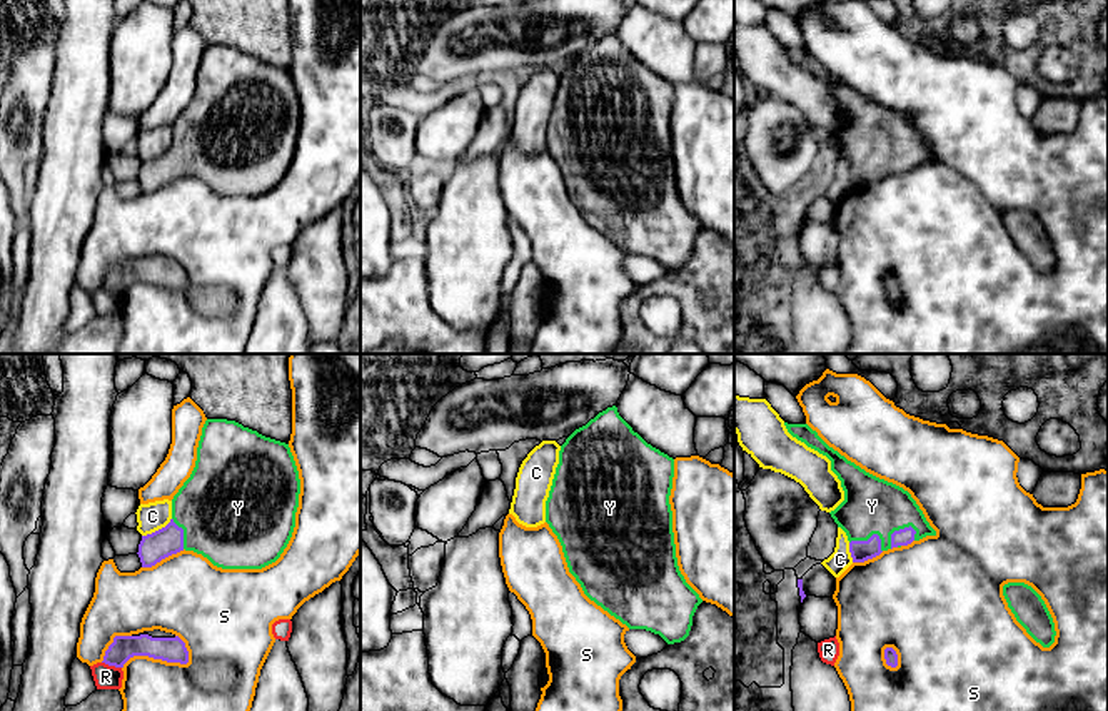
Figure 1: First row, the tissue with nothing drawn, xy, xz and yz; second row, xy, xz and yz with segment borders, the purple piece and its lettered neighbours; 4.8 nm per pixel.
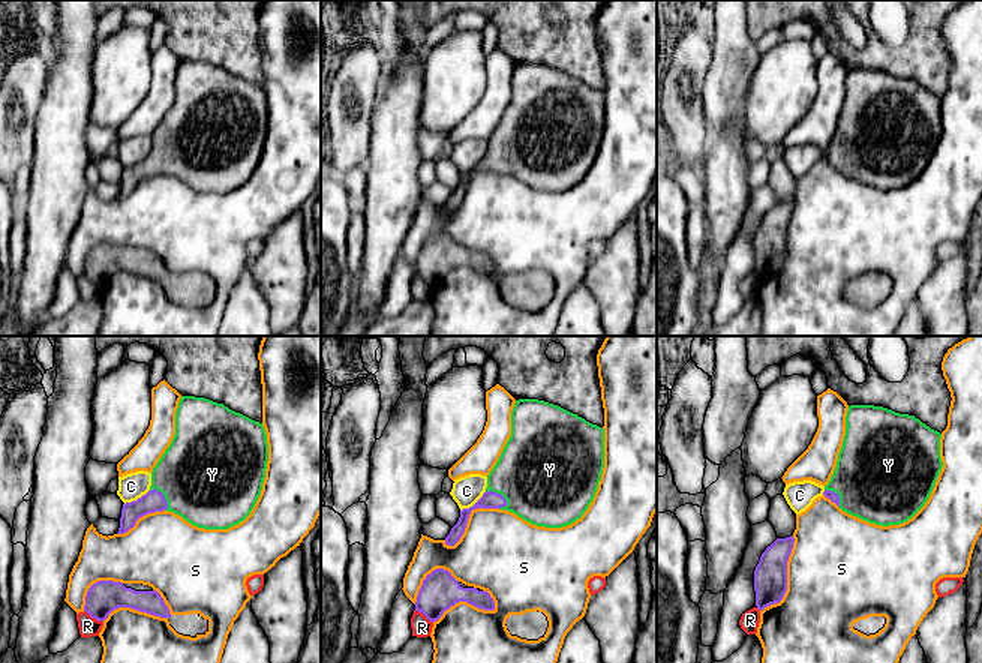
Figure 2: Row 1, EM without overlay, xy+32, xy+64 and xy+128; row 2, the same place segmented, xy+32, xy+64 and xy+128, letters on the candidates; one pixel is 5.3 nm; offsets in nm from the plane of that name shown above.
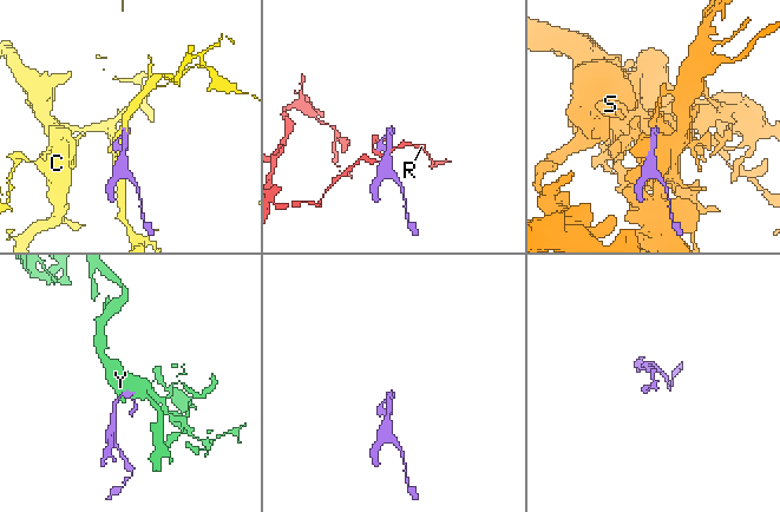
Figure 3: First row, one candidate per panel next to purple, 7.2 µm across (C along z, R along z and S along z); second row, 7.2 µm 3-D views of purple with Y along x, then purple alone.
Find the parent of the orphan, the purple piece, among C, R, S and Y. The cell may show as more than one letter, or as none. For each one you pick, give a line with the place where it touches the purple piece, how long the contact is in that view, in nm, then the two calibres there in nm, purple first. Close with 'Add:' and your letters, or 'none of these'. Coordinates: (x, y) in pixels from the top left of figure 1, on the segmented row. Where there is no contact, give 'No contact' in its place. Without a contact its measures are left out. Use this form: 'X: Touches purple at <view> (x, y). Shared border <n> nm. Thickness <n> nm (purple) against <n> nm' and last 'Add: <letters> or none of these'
Y: Touches purple at yz (896, 531). Shared border 160 nm. Thickness 80 nm (purple) against 280 nm
Add: Y

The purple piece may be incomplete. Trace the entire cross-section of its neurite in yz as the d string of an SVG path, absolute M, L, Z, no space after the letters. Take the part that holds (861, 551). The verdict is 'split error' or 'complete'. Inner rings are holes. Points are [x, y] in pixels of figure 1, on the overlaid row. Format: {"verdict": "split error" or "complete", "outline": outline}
{"verdict": "split error", "outline": "M808 424L784 426L793 437L831 461L844 501L829 514L848 536L853 562L864 562L883 551L936 536L908 491L848 461Z"}

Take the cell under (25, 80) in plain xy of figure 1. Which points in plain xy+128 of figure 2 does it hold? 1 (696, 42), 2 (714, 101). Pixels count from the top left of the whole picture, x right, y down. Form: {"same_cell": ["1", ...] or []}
{"same_cell": ["1"]}

